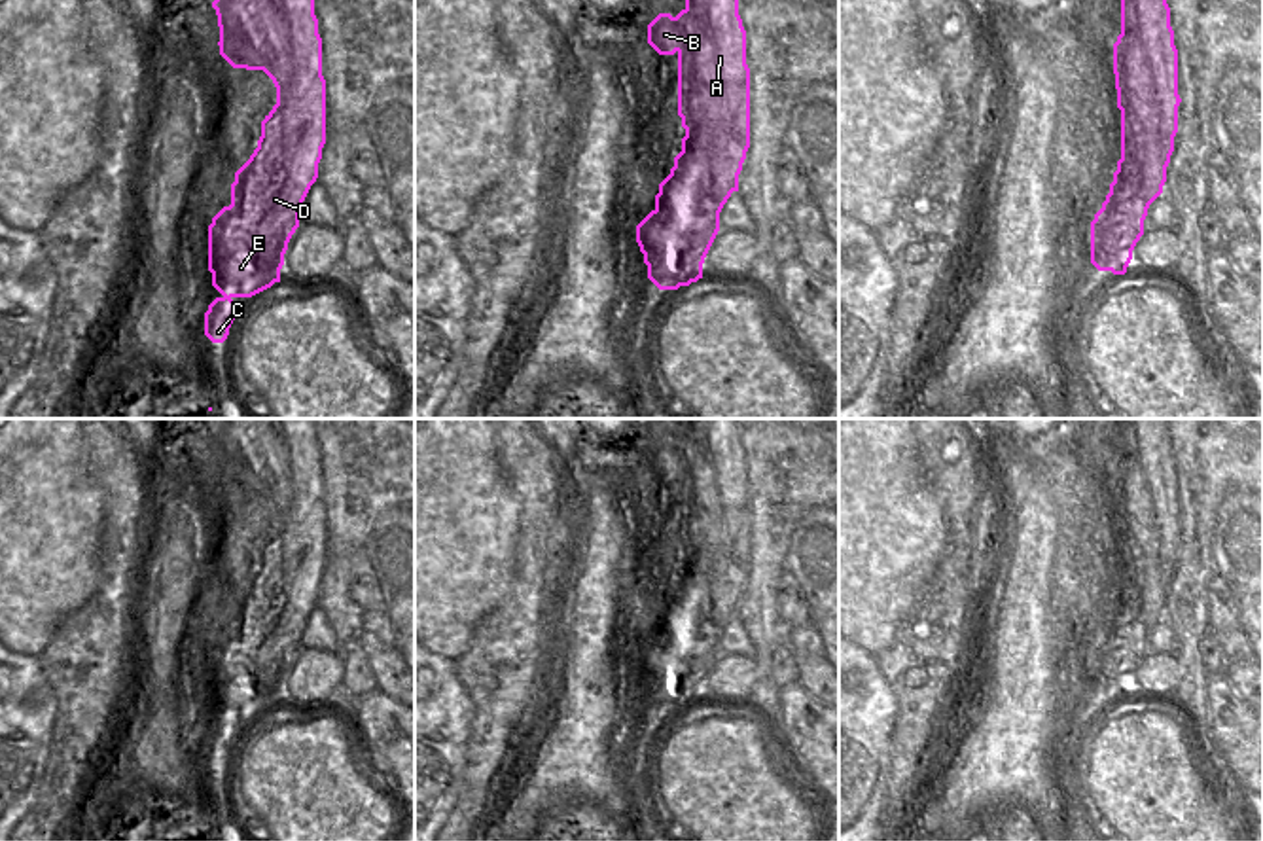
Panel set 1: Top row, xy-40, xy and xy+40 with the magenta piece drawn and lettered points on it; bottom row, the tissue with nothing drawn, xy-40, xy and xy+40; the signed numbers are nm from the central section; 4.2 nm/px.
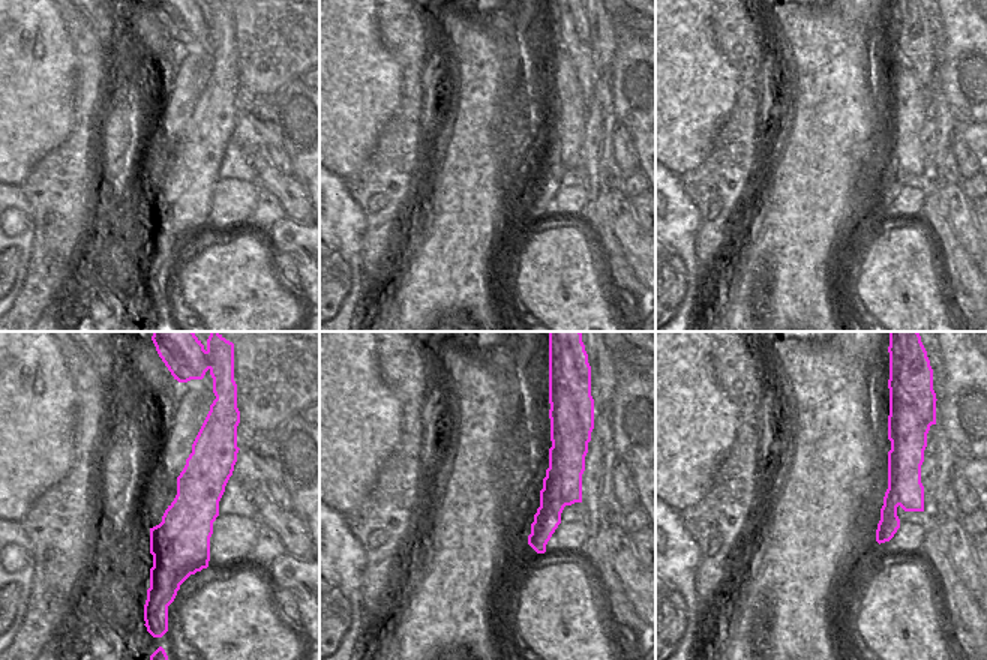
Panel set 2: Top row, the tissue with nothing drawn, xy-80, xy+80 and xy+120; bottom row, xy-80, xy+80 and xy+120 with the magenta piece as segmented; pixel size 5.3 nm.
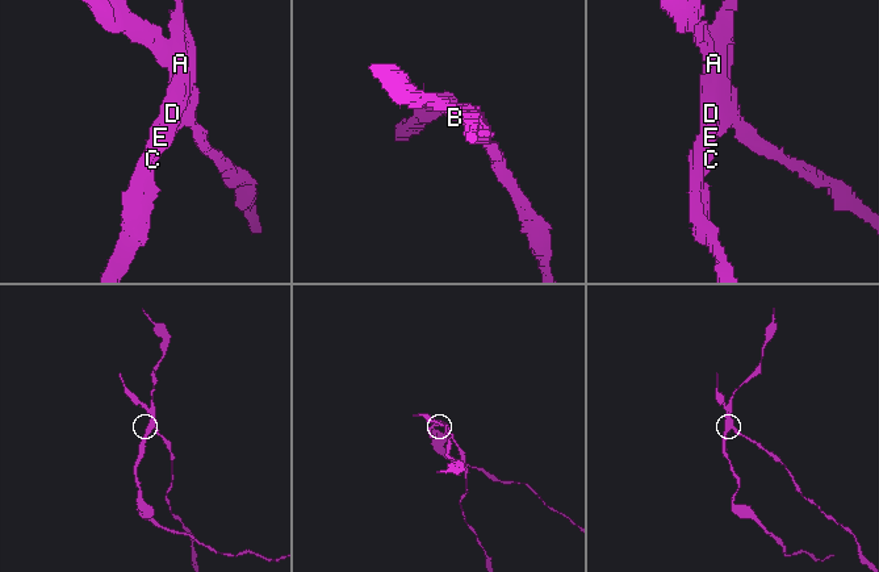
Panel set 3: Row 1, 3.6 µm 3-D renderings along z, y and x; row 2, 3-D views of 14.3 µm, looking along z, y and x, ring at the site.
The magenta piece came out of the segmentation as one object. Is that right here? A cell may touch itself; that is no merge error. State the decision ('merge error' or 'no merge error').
merge error

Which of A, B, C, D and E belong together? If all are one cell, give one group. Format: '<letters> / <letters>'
A C D E / B

